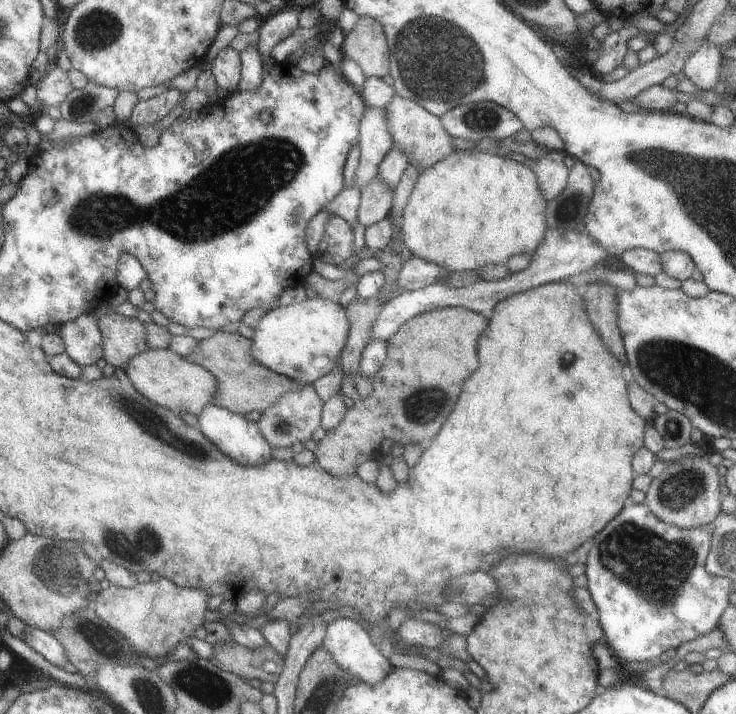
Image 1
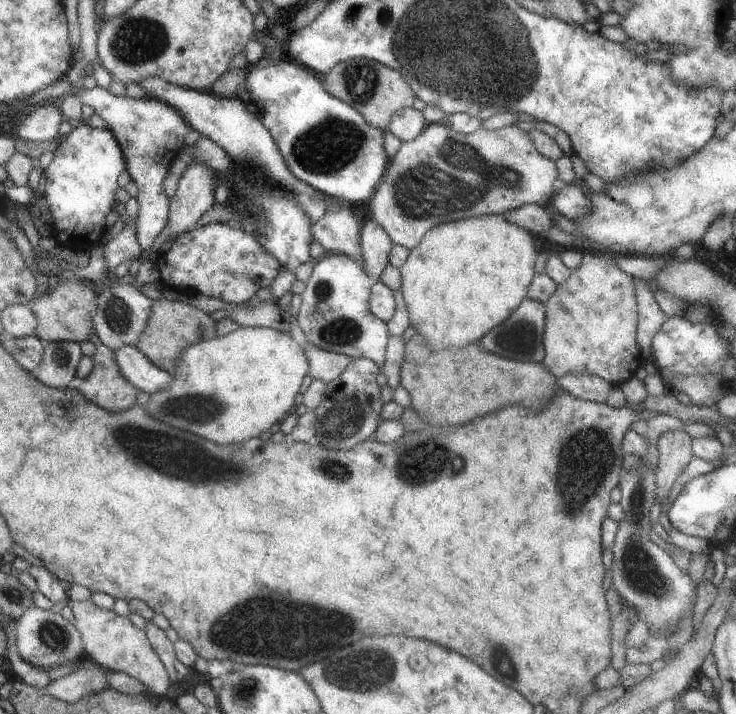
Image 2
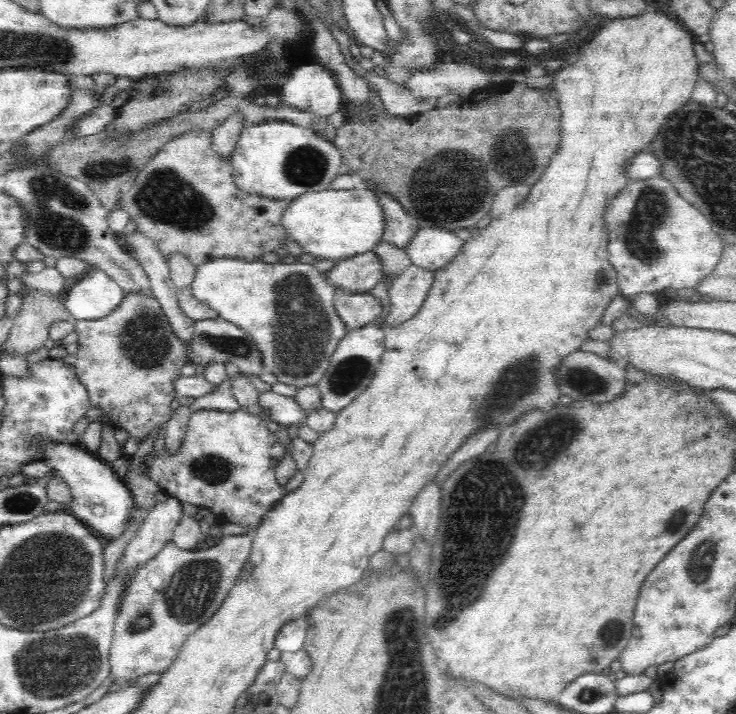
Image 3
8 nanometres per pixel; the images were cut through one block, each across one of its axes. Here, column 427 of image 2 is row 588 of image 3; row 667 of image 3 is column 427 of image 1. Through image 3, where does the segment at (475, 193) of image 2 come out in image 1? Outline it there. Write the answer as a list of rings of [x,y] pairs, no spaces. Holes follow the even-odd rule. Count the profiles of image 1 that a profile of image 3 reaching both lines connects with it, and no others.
[[[393,94],[393,98],[389,100],[389,104],[384,110],[385,118],[387,118],[387,130],[391,134],[391,146],[401,150],[407,156],[407,160],[413,166],[417,166],[418,173],[429,168],[431,164],[435,164],[437,160],[445,158],[447,154],[451,154],[451,150],[456,150],[453,145],[451,146],[452,136],[443,130],[439,117],[429,114],[413,100],[407,100]]]

